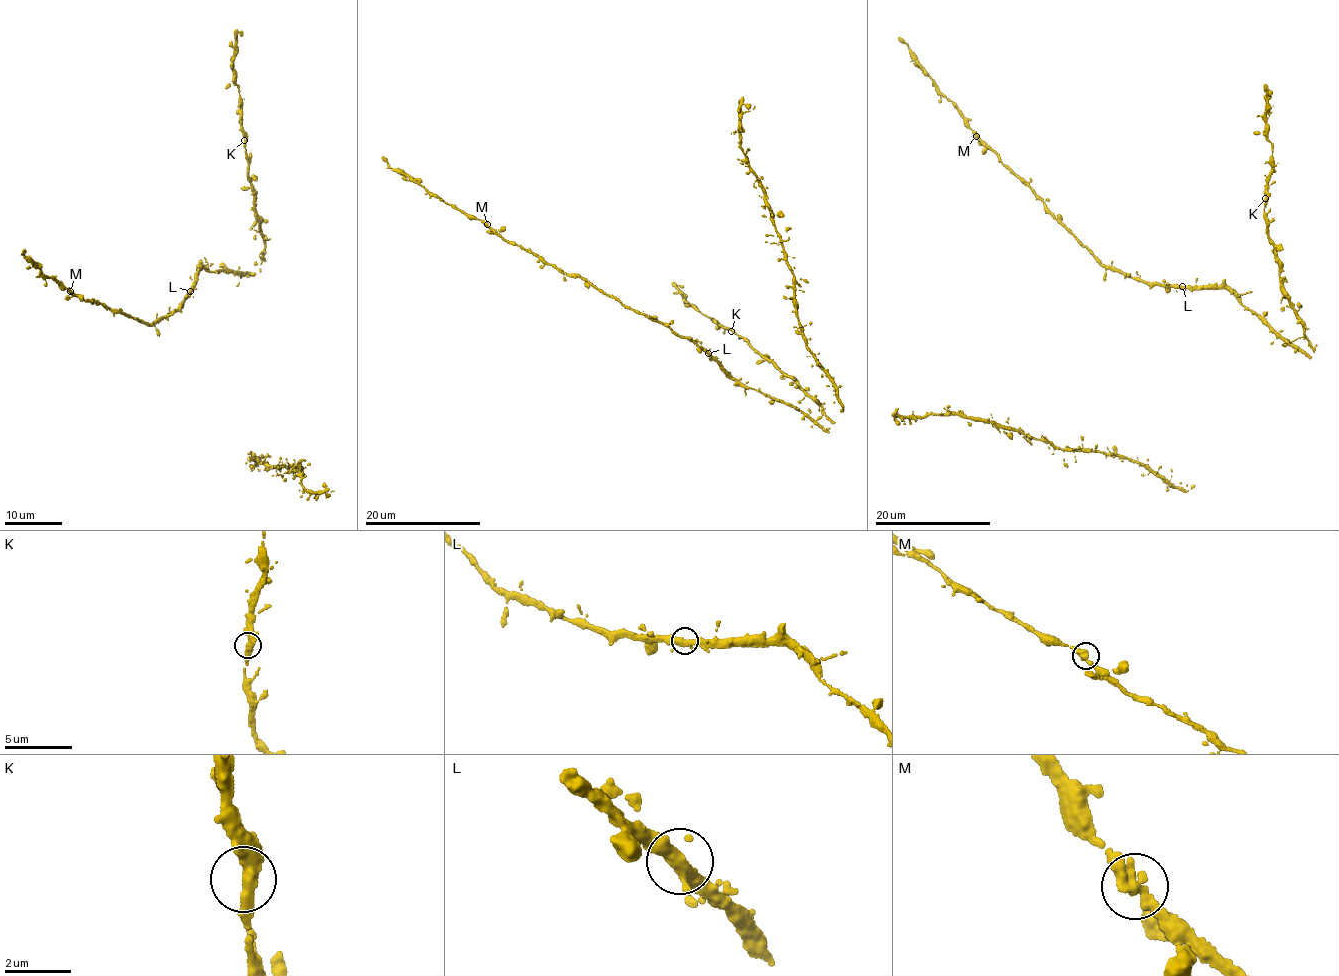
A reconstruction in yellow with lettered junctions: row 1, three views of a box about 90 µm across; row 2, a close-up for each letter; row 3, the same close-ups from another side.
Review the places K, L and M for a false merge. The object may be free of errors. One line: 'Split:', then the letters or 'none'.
Split: none

